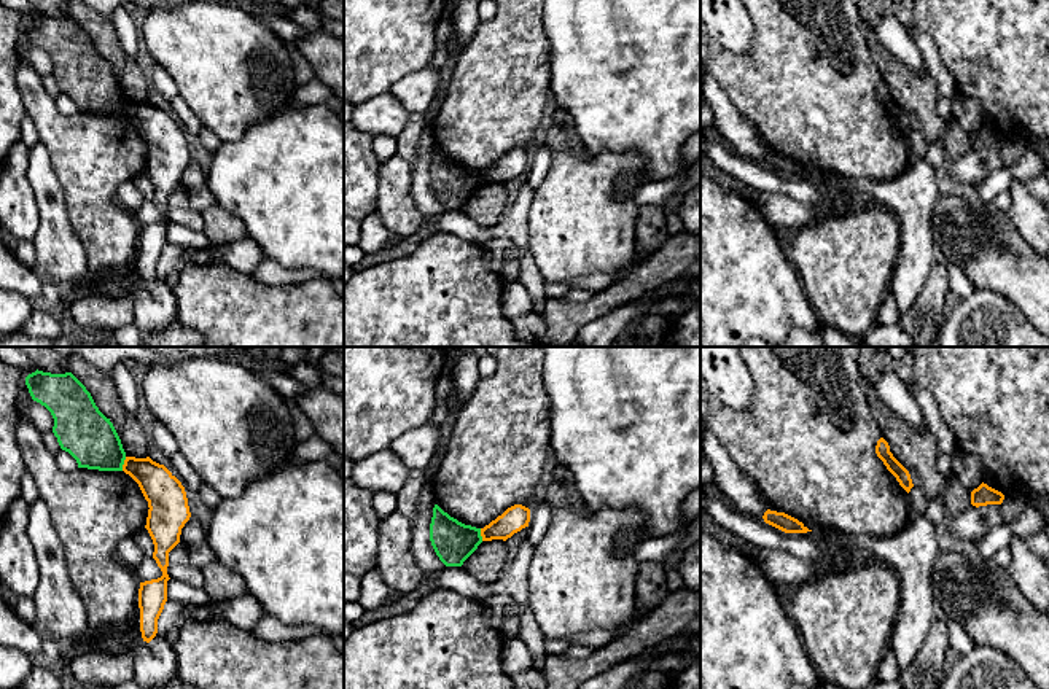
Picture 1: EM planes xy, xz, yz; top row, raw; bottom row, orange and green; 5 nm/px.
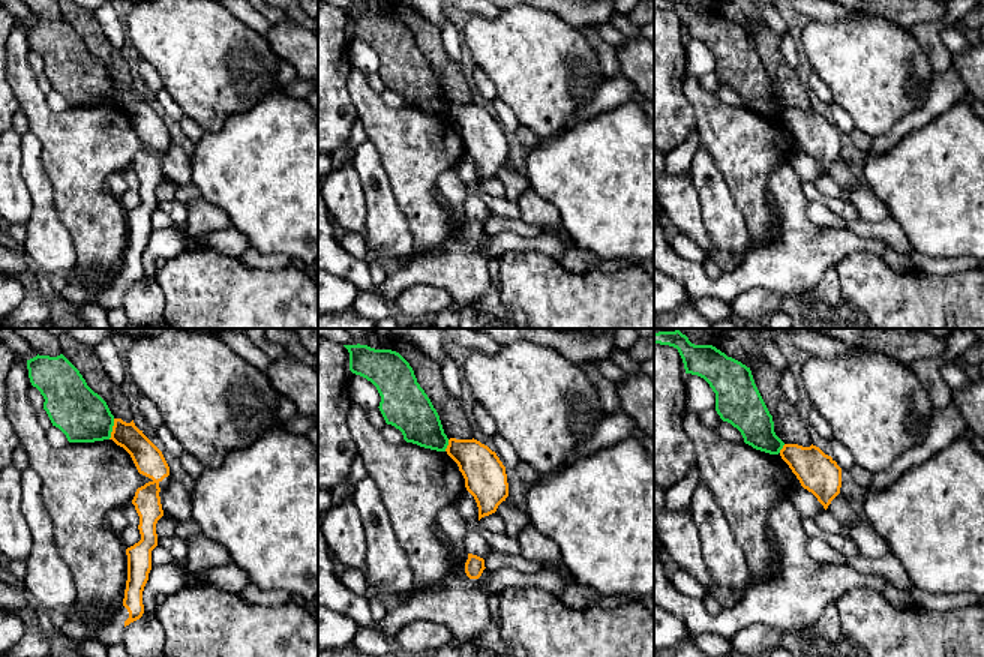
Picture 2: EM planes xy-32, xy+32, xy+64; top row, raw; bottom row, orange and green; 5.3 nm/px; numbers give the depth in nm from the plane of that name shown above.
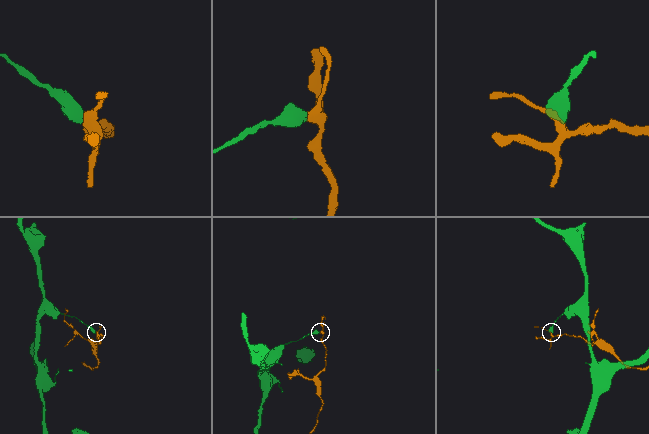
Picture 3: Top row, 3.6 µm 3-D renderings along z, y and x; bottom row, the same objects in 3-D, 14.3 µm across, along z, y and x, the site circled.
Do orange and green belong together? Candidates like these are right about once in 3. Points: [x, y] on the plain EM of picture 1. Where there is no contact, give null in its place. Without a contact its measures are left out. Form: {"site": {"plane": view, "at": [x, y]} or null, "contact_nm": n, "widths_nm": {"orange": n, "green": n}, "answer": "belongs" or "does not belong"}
{"site": {"plane": "xy", "at": [124, 107]}, "contact_nm": 80, "widths_nm": {"orange": 190, "green": 260}, "answer": "does not belong"}

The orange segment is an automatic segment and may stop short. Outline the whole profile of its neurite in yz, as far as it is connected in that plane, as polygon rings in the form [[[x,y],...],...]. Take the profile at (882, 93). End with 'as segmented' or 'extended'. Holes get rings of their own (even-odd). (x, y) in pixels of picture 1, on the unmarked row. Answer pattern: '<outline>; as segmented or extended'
[[[880,81],[875,89],[877,100],[883,105],[887,113],[896,121],[899,129],[909,137],[914,130],[909,115],[893,100],[888,86]]]; as segmented

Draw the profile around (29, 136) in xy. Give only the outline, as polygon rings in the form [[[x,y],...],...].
[[[25,116],[21,124],[21,142],[30,150],[33,145],[38,143],[38,132],[33,121]]]

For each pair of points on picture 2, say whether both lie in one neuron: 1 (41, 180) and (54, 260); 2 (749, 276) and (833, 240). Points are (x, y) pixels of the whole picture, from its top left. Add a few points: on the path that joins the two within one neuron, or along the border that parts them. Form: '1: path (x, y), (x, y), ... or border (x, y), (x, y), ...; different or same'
1: path (42, 200), (44, 228), (48, 240); same
2: path (770, 266), (789, 264), (803, 251), (812, 249); same

